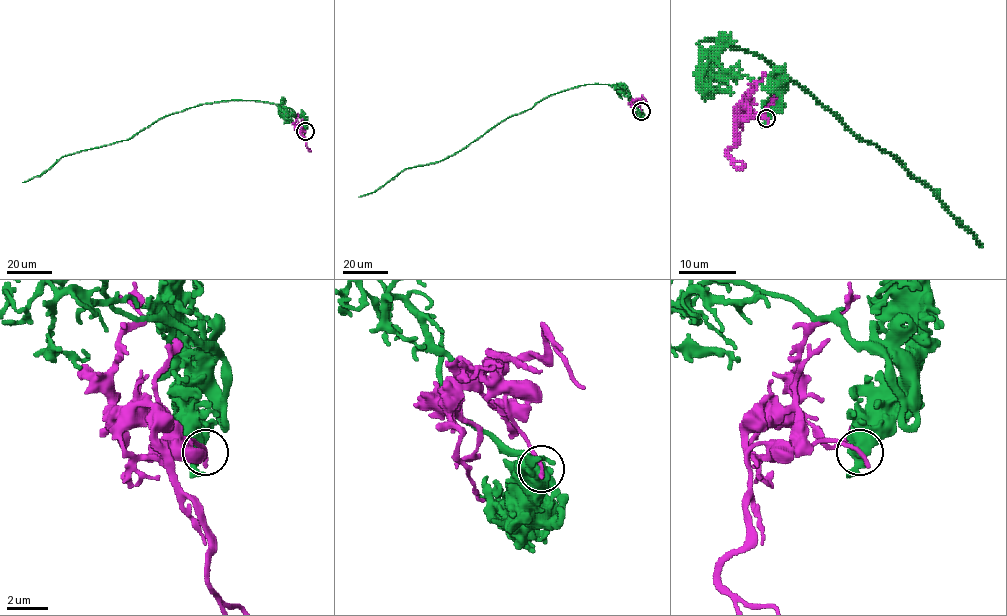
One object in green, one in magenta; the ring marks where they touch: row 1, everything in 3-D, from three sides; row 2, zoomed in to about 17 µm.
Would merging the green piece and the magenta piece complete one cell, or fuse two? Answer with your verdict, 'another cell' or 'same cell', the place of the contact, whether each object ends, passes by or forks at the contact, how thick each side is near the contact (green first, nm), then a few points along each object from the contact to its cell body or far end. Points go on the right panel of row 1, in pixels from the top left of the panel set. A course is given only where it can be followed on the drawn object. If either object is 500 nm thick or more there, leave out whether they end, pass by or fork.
another cell; place (766, 118); calibres 600 and 240 nm; course green (766, 119), (777, 97), (771, 89), (727, 72), (700, 42), (748, 50), (801, 86), (920, 180), (983, 247); course magenta (766, 119), (743, 116), (737, 122), (734, 142), (727, 156), (737, 167), (743, 167)

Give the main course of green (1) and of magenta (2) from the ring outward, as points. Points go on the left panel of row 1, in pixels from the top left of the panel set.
1: (305, 131), (306, 119), (279, 104), (240, 100), (199, 104), (159, 118), (129, 139), (64, 156), (22, 182)
2: (306, 131), (301, 132), (311, 151)

